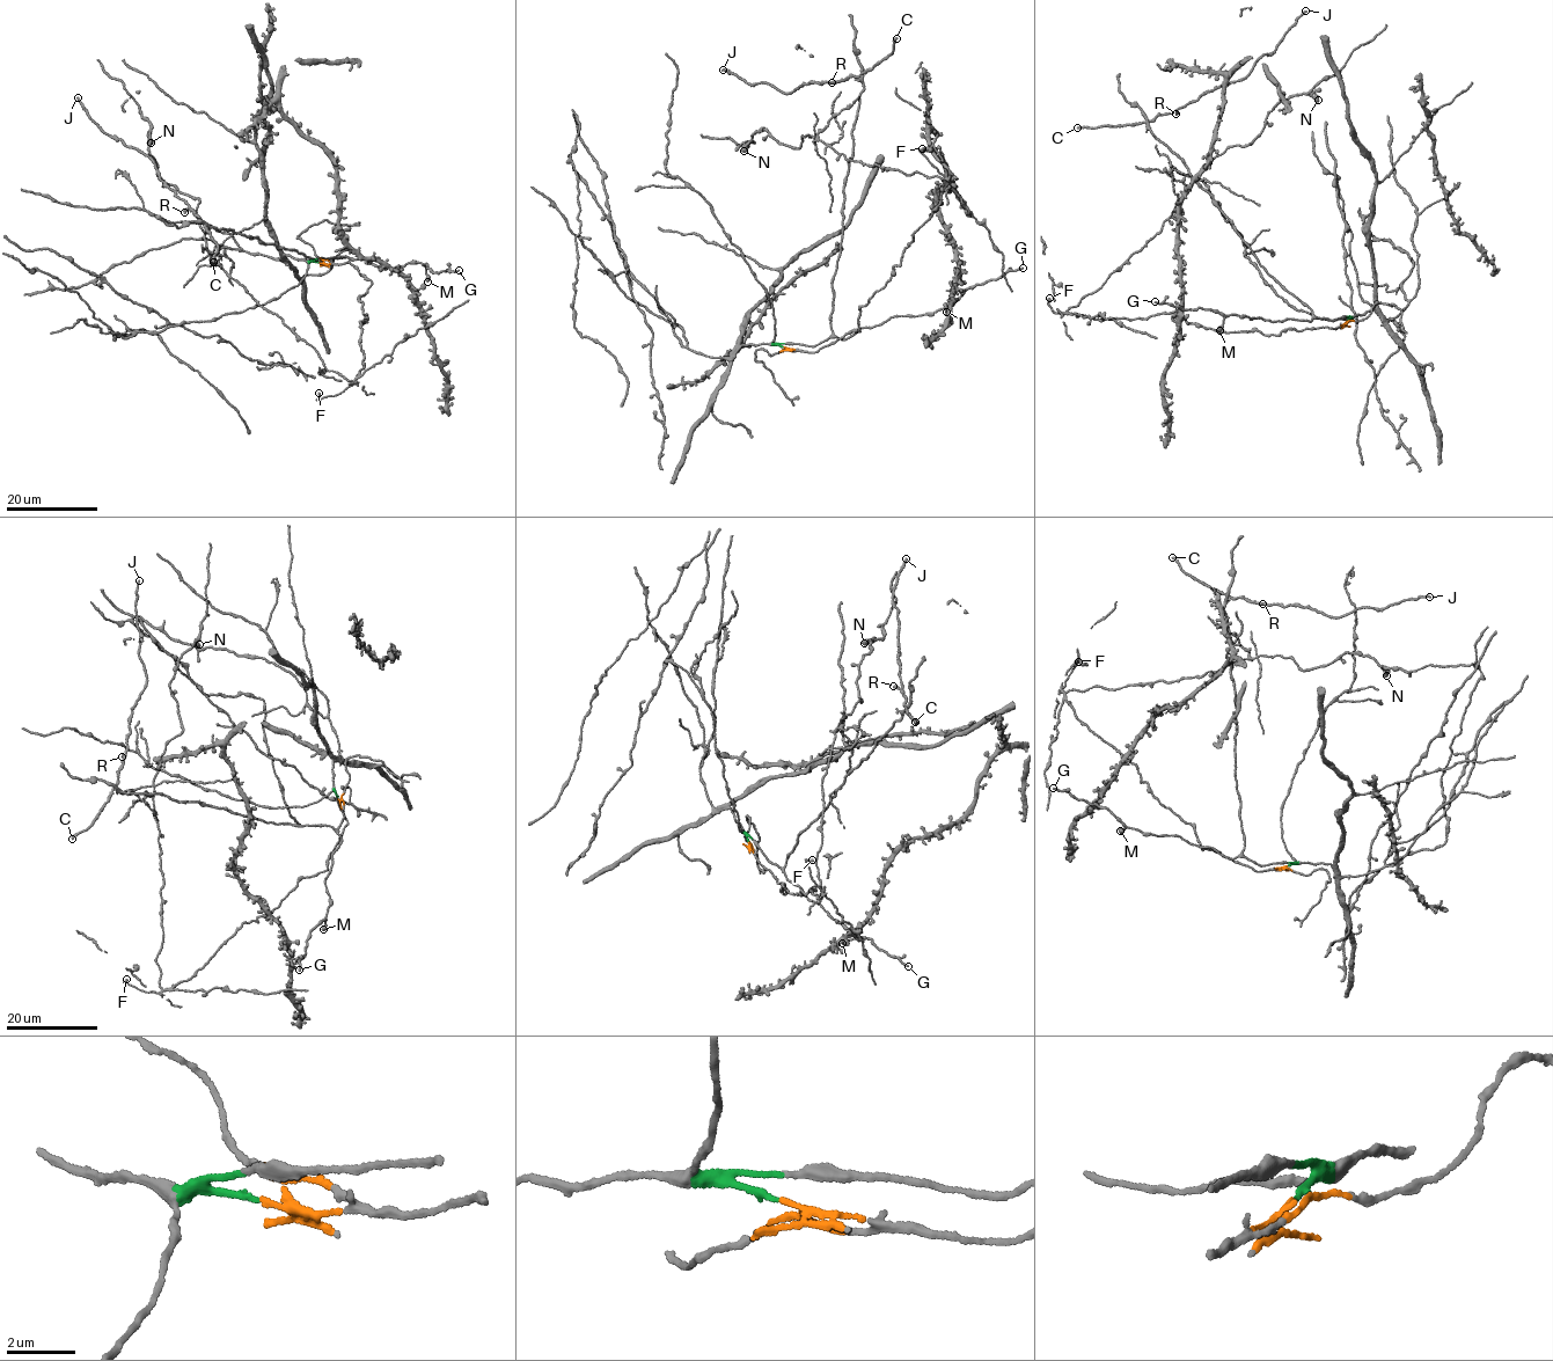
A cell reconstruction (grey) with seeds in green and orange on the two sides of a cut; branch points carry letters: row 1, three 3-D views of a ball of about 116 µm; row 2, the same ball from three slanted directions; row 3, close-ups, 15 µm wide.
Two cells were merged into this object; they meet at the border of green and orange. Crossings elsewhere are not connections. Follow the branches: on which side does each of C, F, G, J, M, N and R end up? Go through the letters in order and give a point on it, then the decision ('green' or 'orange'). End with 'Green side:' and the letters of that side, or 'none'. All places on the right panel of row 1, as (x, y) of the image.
C: (1077, 127) | green
F: (1049, 298) | orange
G: (1155, 301) | green
J: (1305, 11) | green
M: (1220, 330) | green
N: (1318, 100) | orange
R: (1176, 114) | green
Green side: C, G, J, M, R

